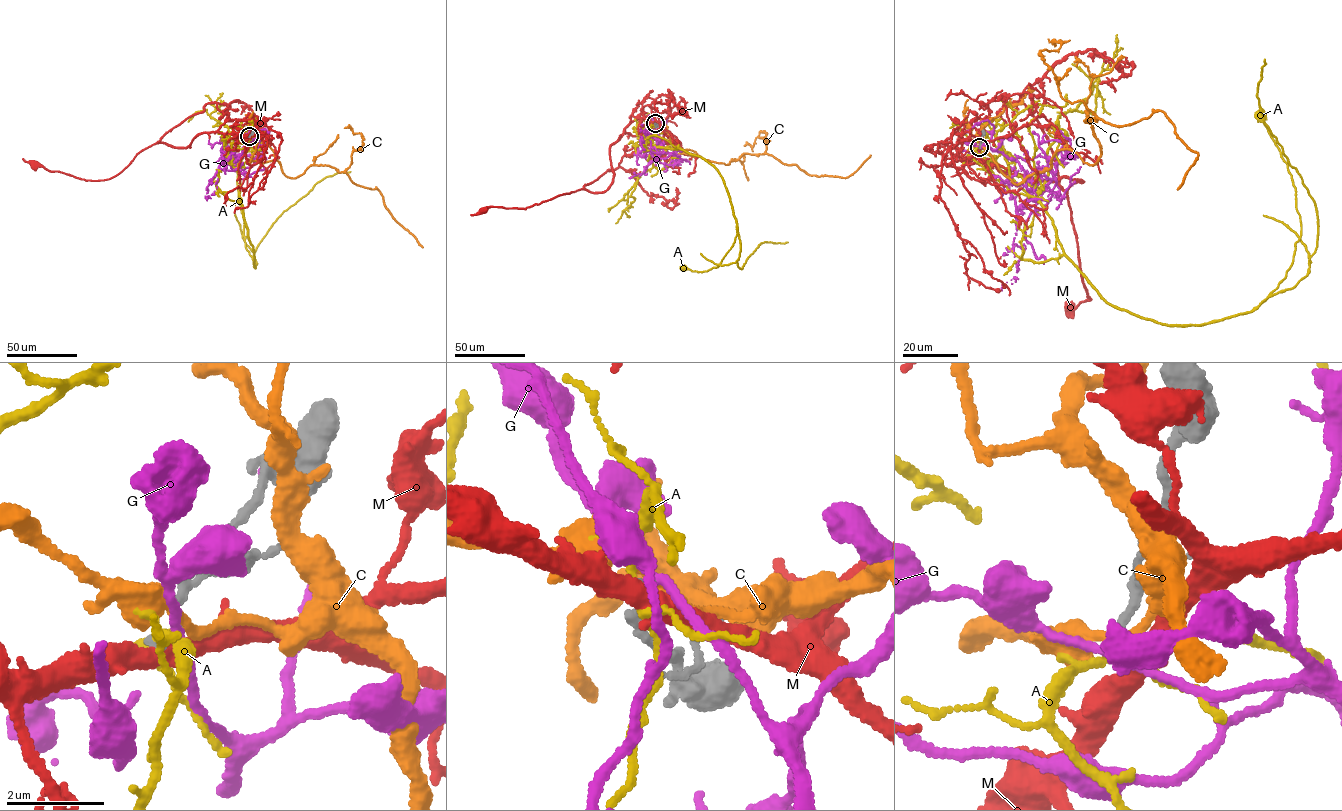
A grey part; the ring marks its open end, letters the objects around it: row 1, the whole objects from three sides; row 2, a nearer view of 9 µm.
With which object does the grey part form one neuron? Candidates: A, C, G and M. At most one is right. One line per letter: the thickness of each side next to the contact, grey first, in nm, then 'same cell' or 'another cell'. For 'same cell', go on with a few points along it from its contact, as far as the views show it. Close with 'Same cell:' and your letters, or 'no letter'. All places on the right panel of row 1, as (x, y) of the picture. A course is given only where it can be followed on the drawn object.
A: calibres 110 and 160 nm; another cell
C: calibres 190 and 190 nm; another cell
G: calibres 180 and 160 nm; another cell
M: calibres 140 and 420 nm; another cell
Same cell: no letter

